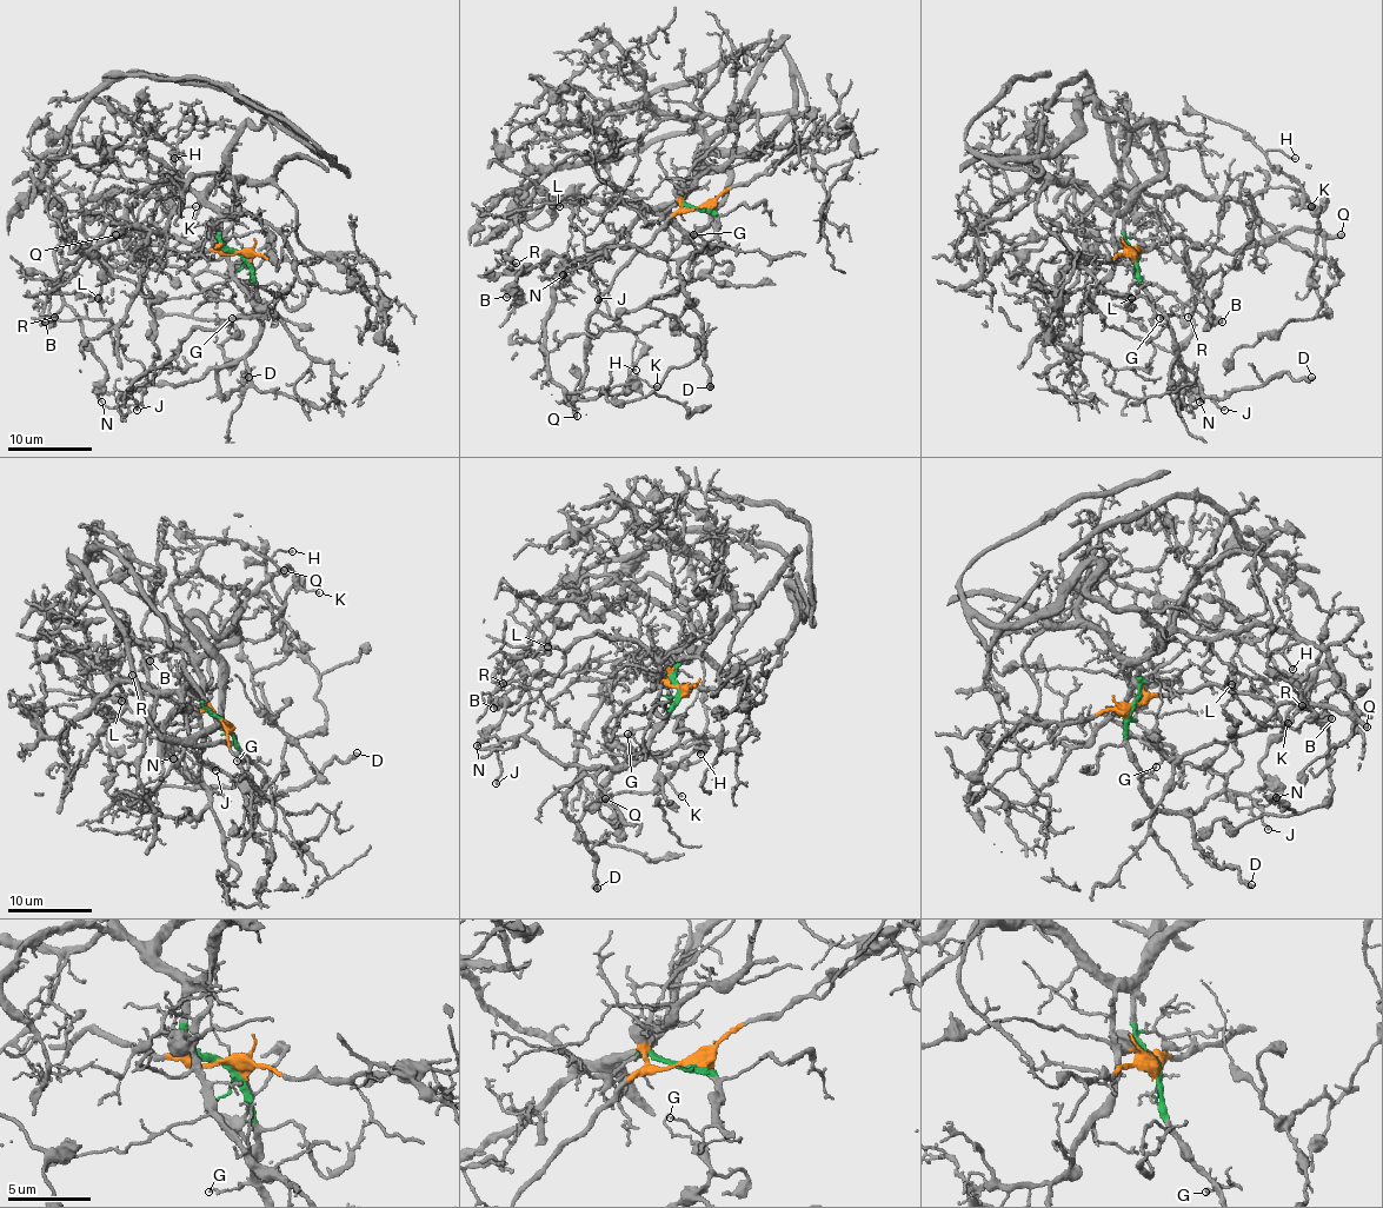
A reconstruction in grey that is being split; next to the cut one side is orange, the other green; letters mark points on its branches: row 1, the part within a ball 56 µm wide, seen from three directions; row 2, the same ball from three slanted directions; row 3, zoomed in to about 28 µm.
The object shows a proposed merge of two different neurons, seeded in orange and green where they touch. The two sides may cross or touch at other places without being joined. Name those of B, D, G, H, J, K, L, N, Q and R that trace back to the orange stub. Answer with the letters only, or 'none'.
H, K, Q

